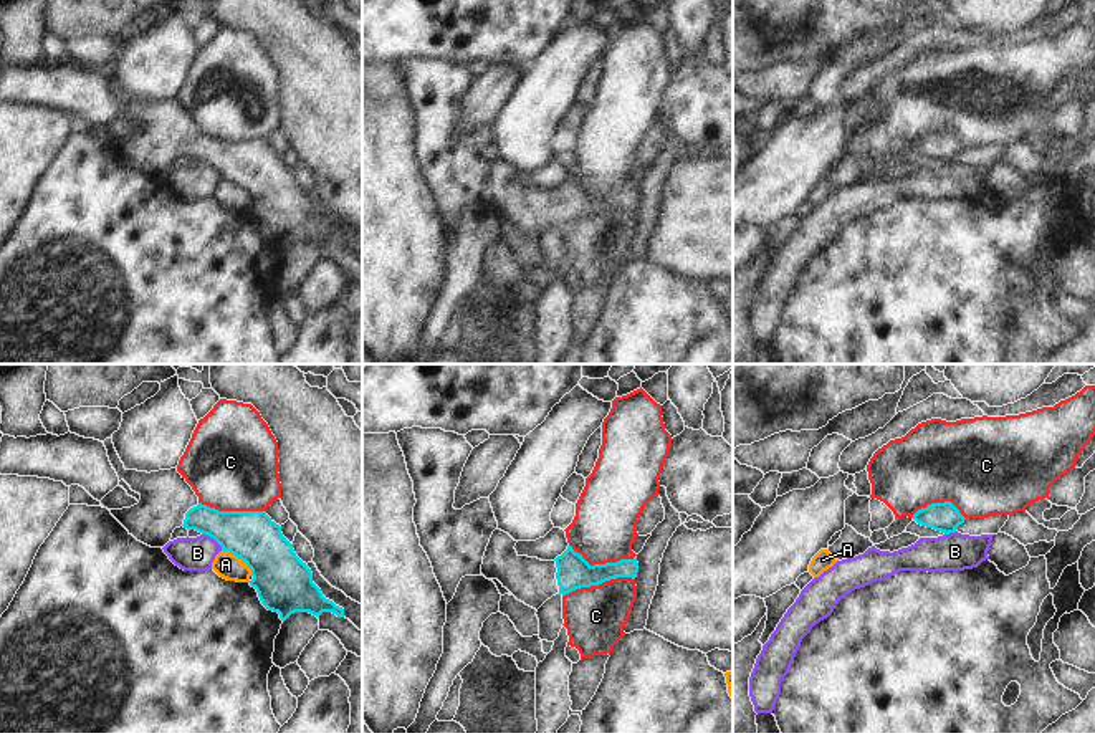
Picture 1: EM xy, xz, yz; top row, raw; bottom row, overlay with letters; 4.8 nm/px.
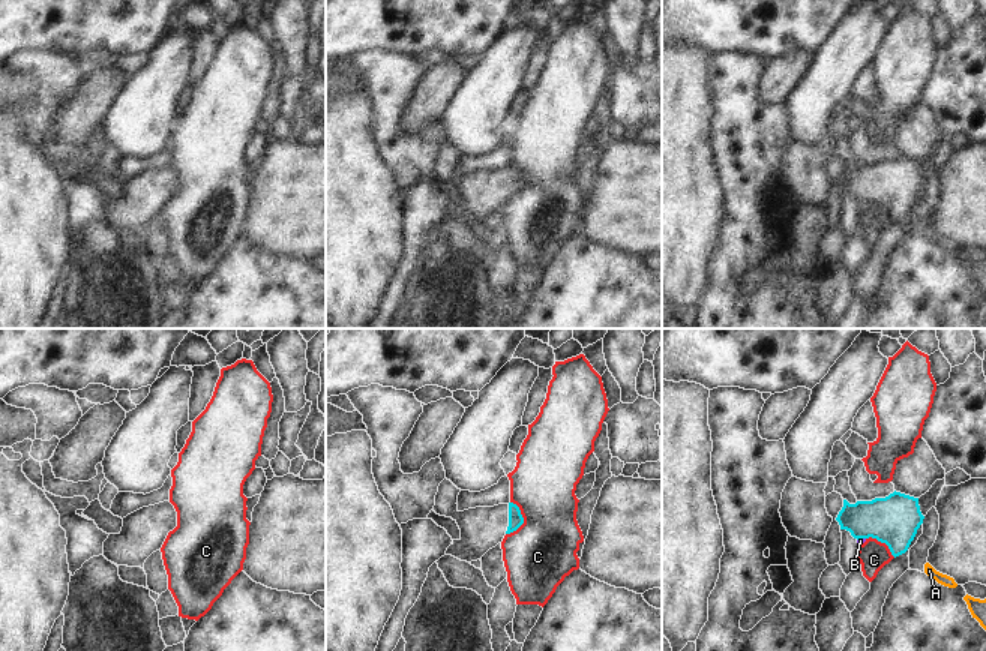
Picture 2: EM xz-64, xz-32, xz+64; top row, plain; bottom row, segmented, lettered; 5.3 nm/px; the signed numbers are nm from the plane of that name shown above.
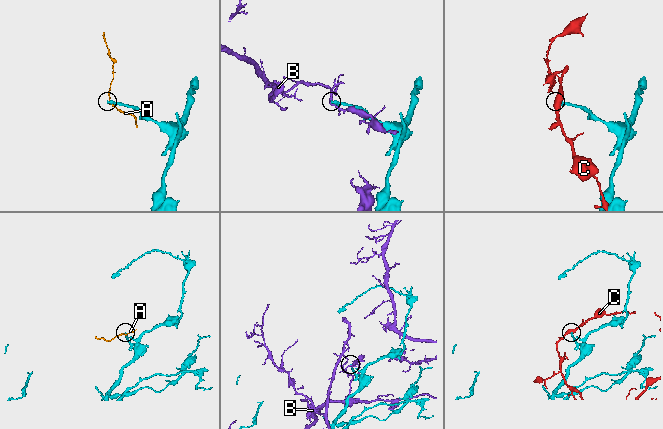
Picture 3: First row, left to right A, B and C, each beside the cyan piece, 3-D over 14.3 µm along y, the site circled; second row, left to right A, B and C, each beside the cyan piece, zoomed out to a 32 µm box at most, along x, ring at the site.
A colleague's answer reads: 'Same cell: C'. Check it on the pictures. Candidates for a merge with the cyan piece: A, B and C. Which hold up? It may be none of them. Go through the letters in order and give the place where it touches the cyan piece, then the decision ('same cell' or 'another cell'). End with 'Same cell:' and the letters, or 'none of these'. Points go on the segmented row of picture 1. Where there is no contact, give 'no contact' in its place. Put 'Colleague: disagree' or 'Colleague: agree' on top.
Colleague: disagree
A: xy (240, 558) | another cell
B: xy (214, 538) | another cell
C: xz (597, 584) | another cell
Same cell: none of these

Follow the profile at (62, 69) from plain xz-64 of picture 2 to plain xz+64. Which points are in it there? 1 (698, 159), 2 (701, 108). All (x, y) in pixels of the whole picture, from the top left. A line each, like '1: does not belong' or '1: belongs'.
1: does not belong
2: does not belong

